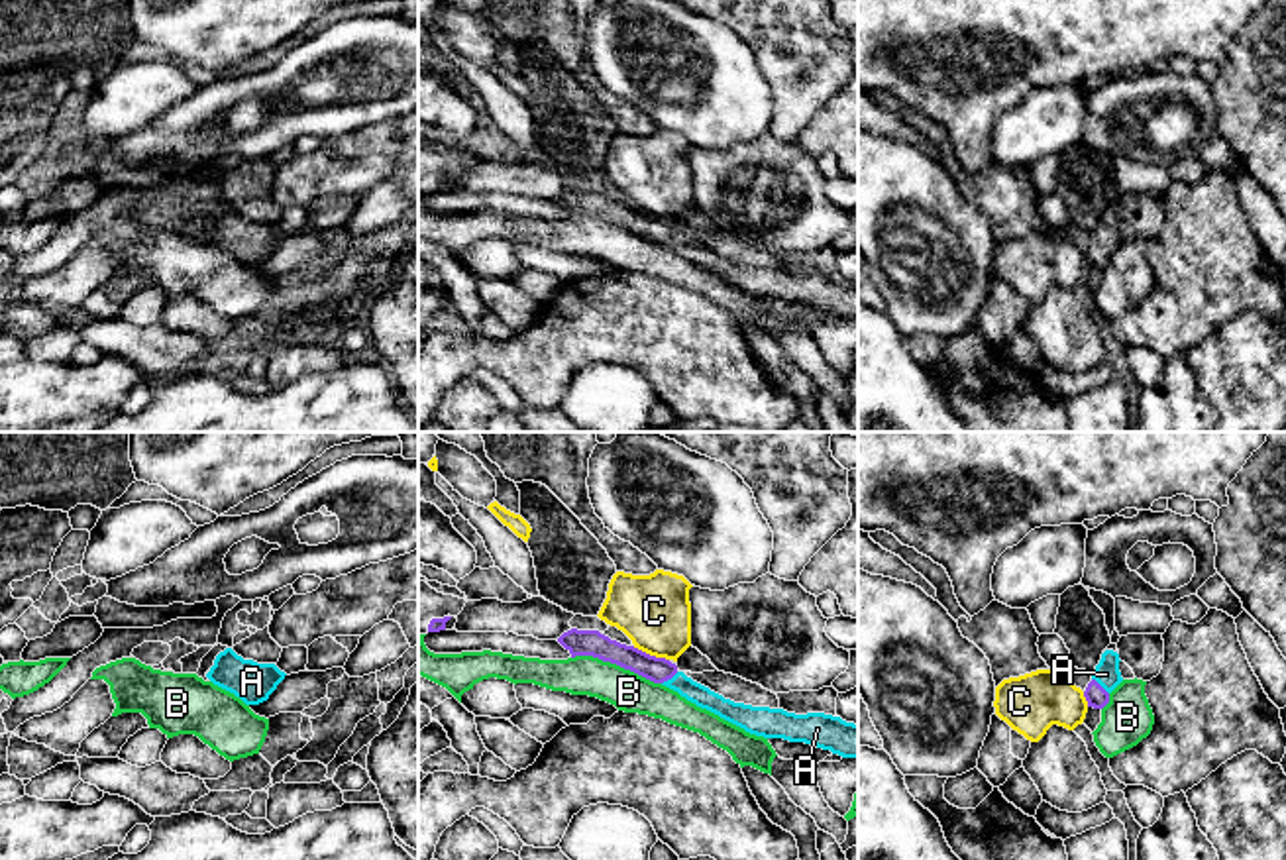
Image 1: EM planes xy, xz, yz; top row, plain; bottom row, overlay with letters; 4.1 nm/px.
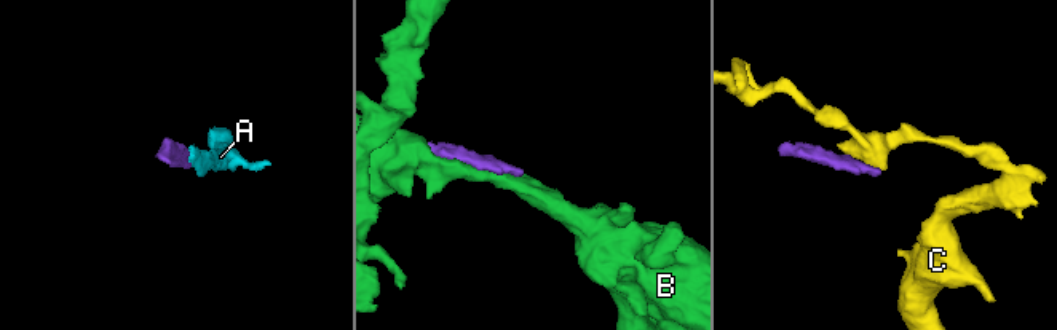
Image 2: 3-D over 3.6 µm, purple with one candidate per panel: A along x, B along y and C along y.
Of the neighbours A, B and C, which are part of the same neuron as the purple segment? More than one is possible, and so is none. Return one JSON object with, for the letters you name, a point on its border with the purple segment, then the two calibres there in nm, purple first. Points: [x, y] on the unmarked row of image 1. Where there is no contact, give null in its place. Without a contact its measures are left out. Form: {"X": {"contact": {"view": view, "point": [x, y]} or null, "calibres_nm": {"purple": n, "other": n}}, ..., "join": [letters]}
{"A": {"contact": {"view": "yz", "point": [1100, 246]}, "calibres_nm": {"purple": 90, "other": 100}}, "join": ["A"]}

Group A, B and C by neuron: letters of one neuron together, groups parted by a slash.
A / B / C

